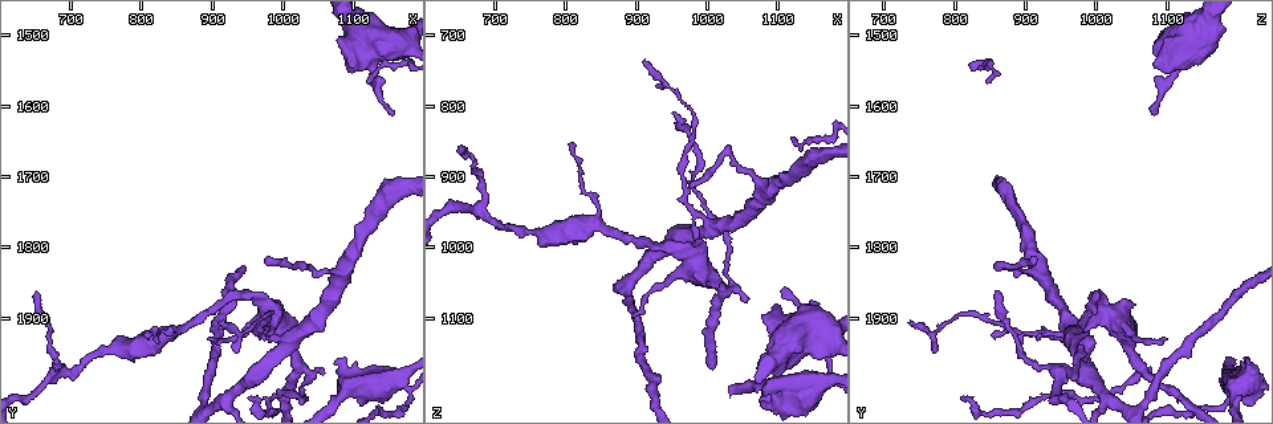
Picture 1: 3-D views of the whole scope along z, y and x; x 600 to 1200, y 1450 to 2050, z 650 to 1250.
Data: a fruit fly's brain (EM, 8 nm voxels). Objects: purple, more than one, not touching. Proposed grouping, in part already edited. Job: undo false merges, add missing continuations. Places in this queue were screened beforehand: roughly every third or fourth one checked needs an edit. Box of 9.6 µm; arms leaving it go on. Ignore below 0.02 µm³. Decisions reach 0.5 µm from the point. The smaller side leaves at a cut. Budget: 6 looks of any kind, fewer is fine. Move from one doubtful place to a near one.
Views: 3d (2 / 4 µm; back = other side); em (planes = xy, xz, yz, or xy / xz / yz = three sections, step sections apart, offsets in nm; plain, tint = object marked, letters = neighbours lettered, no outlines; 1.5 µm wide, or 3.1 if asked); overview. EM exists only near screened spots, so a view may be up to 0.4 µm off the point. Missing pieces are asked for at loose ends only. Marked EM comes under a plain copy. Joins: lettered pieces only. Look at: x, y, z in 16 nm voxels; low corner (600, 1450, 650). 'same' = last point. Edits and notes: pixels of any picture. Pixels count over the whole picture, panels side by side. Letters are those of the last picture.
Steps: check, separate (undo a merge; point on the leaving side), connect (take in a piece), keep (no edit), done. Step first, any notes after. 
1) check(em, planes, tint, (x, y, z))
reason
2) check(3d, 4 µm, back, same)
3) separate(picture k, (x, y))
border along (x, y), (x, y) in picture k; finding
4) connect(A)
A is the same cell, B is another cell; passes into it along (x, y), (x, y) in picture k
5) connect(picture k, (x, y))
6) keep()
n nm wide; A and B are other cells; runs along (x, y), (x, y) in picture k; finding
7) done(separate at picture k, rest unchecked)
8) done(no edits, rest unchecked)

check(em, planes, letters, (1075, 1965, 1215))
stops while still wide

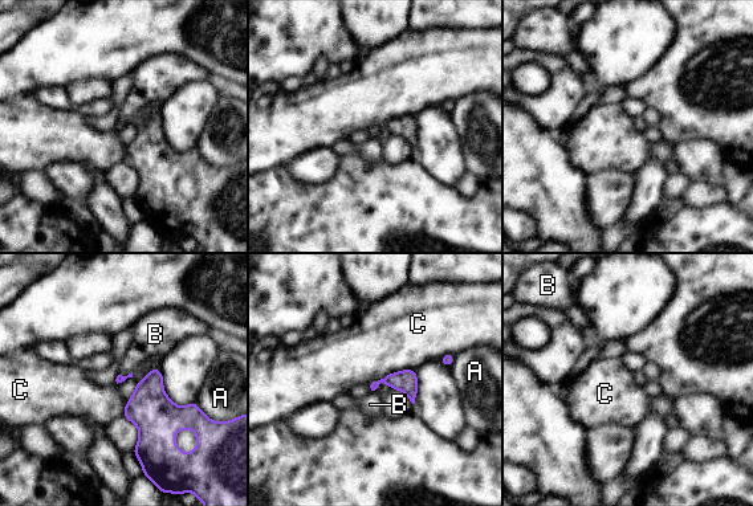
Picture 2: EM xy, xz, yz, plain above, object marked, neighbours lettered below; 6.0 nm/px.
keep()
A, B and C are other cells; border along (414, 368), (390, 372), (369, 386) in picture 2; none of them fits

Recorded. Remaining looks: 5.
check(em, planes, tint, (815, 1925, 860))
tapers out

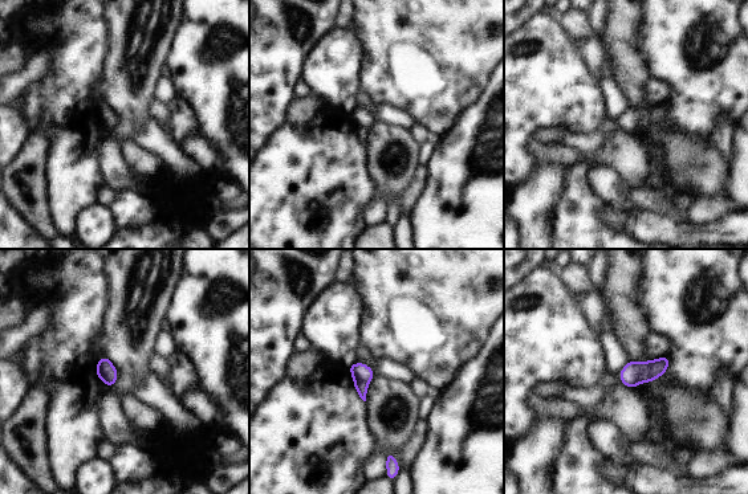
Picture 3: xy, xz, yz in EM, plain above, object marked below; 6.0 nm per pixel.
check(em, planes, letters, same)

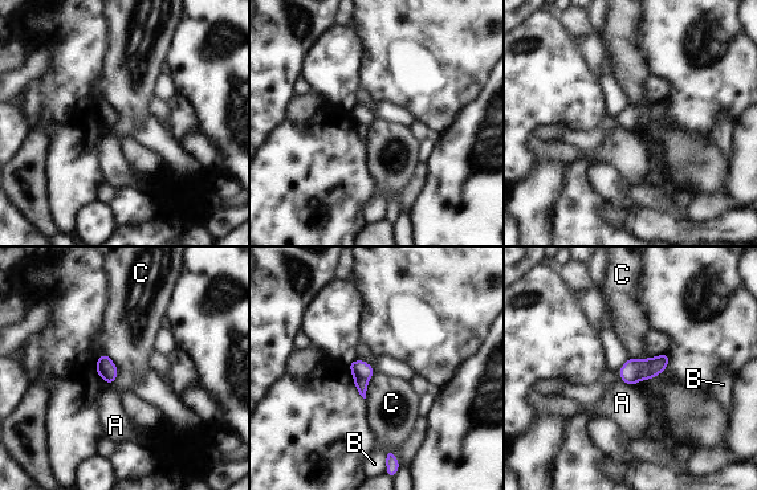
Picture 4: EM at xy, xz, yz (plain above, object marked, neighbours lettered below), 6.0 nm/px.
keep()
120 nm wide; C touches over 200 nm; A, B and C are other cells; none of them fits

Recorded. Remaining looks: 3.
check(em, xy, step 4, letters, (650, 1860, 860))
branch stops here

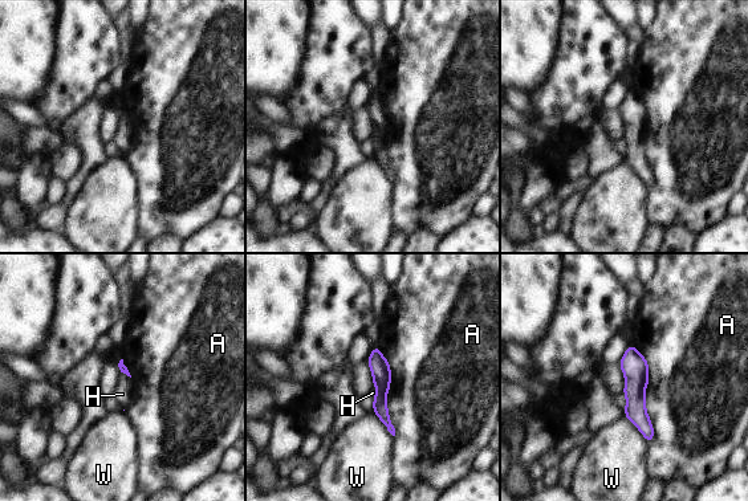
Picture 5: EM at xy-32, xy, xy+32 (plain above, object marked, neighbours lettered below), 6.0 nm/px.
keep()
A, H and W are other cells; none of them fits

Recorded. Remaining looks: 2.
done(no edits, rest unchecked)

